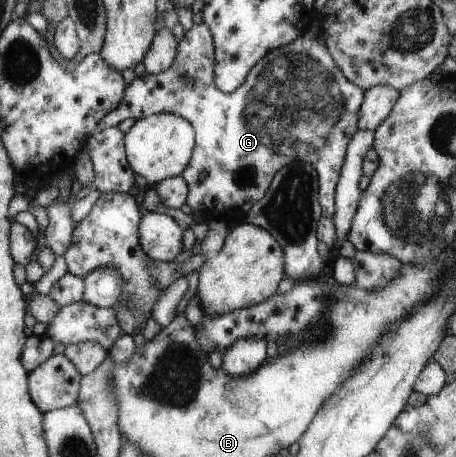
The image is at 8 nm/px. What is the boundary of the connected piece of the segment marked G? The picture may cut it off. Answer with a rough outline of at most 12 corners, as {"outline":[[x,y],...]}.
{"outline":[[205,23],[96,132],[194,127],[185,203],[238,224],[309,163],[323,217],[365,92],[307,30],[230,93]]}

